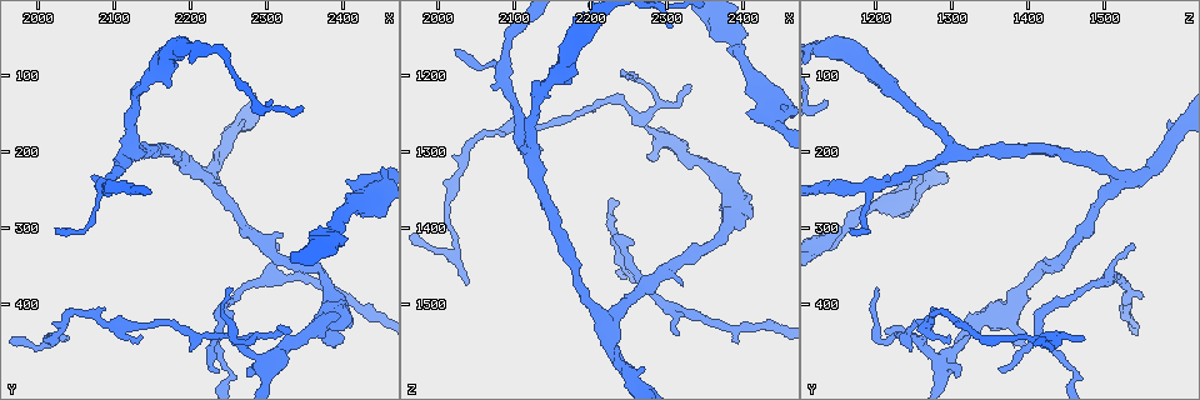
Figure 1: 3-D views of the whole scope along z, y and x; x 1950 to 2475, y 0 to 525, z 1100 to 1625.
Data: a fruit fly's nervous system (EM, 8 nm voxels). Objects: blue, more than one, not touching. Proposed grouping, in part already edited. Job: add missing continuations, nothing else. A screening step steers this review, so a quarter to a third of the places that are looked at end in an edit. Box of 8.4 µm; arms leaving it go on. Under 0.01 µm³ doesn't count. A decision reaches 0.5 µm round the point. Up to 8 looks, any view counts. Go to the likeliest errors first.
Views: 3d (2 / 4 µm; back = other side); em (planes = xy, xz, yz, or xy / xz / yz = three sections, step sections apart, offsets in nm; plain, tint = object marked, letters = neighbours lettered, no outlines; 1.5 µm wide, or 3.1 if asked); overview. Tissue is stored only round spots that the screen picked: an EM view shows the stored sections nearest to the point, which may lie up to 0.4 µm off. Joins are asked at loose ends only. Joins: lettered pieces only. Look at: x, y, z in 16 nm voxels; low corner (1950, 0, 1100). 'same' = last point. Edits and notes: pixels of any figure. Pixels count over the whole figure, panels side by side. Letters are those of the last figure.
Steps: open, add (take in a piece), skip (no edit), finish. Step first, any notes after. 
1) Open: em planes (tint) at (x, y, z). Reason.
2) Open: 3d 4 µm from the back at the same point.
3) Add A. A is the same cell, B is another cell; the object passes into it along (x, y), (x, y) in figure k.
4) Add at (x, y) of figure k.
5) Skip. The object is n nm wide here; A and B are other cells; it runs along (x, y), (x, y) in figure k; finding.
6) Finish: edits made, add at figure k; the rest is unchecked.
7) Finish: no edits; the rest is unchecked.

Open: em yz step 8 (tint) at (2310, 320, 1535). Tapers out.

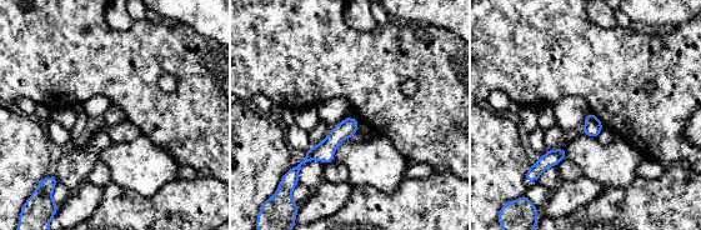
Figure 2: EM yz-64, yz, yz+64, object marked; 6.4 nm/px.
Open: em planes (letters) at the same point.

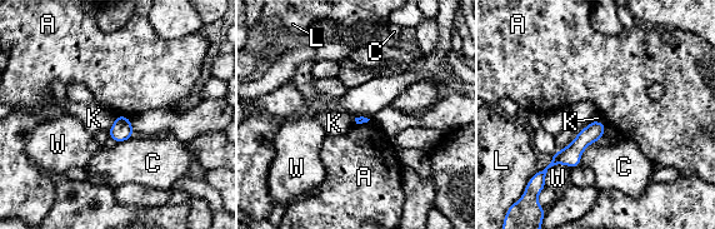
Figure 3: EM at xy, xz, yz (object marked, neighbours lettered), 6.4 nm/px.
Skip. The longest contact is with W, 220 nm; A, C, K, L and W are other cells; a border runs along (116, 117), (108, 130) in figure 3; none of them fits.

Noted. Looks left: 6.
Open: 3d 4 µm at (2230, 490, 1365).

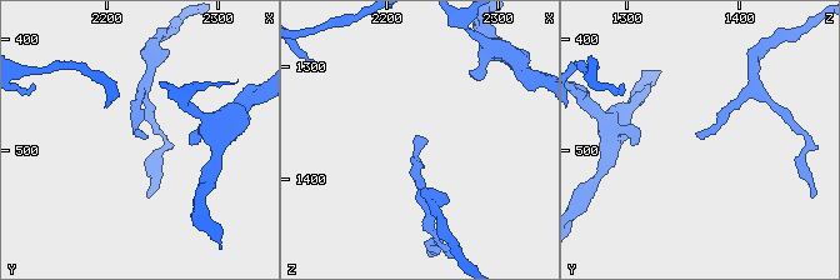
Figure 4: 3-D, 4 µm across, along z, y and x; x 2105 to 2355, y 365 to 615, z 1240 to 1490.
Open: em planes (letters) at (2232, 488, 1364).

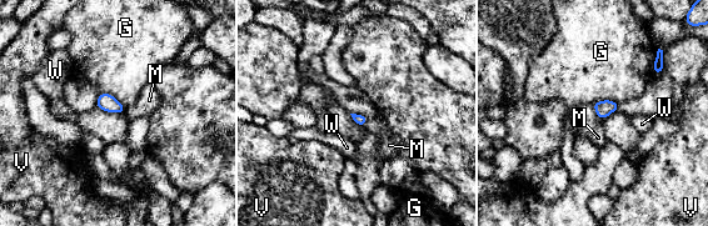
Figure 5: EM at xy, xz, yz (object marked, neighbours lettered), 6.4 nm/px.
Skip. The longest contact is with G, 200 nm; G, M, V and W are other cells; no lettered piece goes on from it.

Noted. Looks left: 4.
Open: em planes (letters) at (2390, 455, 1395). An open end.

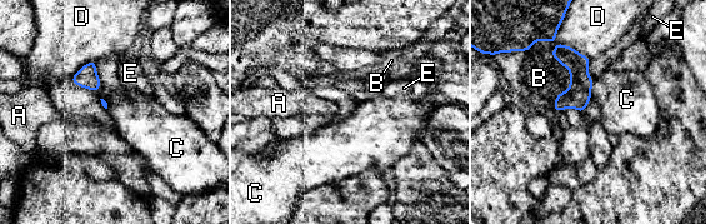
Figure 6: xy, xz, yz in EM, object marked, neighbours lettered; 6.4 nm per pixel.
Skip. A, B, C, D and E are other cells; it runs along (561, 46), (579, 68), (581, 108) in figure 6; none of them fits.

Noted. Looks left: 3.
Finish: no edits; the rest is unchecked.

